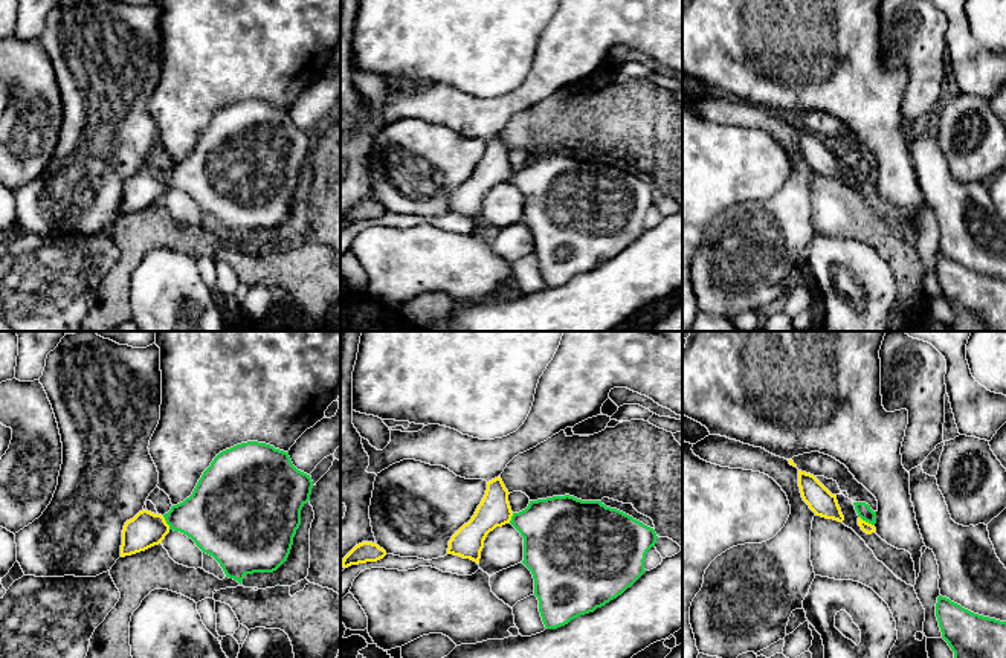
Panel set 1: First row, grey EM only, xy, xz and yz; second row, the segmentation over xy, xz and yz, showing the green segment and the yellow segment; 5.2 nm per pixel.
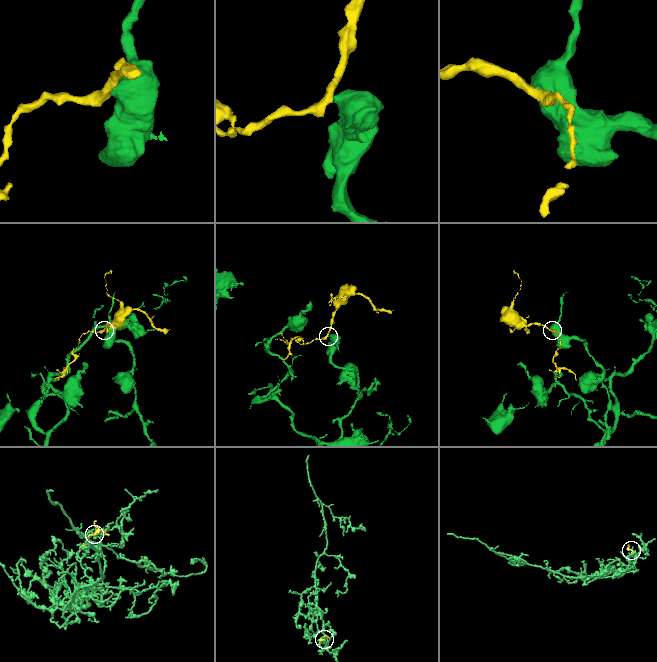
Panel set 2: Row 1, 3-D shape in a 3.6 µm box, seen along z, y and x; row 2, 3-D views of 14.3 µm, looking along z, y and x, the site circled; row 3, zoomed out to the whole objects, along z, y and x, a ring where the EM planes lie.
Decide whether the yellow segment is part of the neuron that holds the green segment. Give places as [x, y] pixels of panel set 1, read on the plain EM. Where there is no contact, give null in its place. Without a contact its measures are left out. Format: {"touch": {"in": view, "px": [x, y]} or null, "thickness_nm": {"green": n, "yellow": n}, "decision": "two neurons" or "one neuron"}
{"touch": {"in": "yz", "px": [867, 179]}, "thickness_nm": {"green": 80, "yellow": 60}, "decision": "two neurons"}

